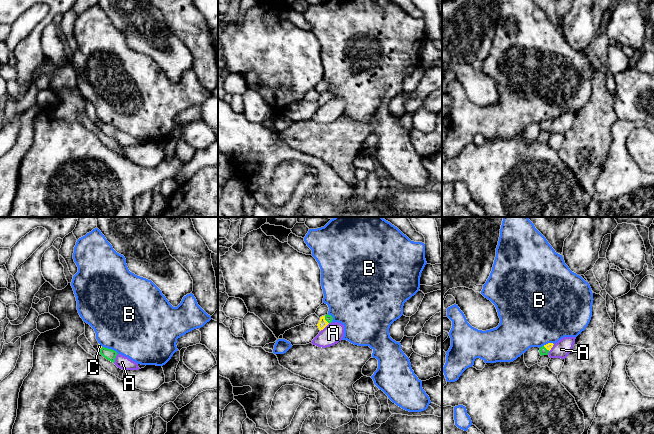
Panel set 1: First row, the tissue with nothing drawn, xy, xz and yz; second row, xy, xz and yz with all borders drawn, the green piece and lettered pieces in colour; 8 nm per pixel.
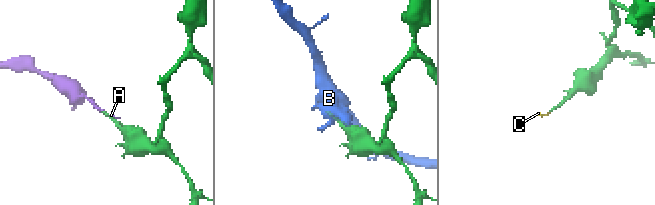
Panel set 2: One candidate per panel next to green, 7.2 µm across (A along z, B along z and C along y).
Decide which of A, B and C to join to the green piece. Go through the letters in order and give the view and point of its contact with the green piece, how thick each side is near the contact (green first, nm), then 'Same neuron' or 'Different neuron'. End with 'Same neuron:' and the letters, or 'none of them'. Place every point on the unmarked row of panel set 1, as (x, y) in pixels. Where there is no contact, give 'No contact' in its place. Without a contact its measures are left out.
A: Touches green at xy (115, 133). Thickness 90 nm (green) against 110 nm. Different neuron
B: Touches green at xy (110, 125). Thickness 90 nm (green) against 480 nm. Different neuron
C: Touches green at xz (325, 95). Thickness 60 nm (green) against 70 nm. Same neuron
Same neuron: C

